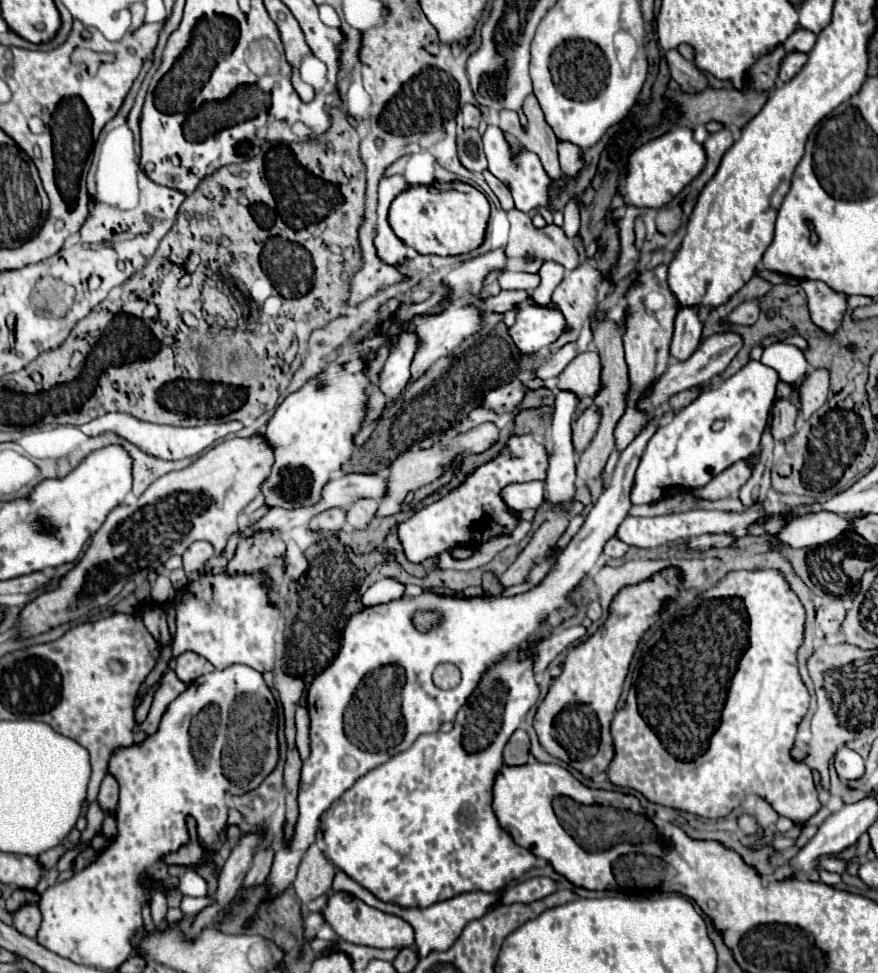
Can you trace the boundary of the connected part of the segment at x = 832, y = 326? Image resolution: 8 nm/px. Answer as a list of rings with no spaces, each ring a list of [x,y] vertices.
[[[801,281],[801,287],[807,293],[811,319],[815,325],[823,327],[827,333],[835,333],[841,325],[843,313],[845,313],[845,295],[833,291],[831,287],[825,287],[821,281]]]

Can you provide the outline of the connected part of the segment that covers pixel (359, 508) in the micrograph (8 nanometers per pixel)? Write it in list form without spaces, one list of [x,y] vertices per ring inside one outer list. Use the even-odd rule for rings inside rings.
[[[357,499],[349,509],[347,509],[347,521],[357,527],[365,527],[373,523],[373,511],[377,509],[375,499]]]

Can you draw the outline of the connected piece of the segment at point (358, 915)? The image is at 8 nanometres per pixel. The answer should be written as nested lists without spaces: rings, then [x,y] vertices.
[[[331,891],[327,909],[323,913],[325,913],[327,923],[333,927],[337,937],[343,941],[349,941],[355,945],[377,947],[377,949],[393,949],[393,947],[405,949],[405,947],[415,945],[415,931],[405,919],[391,915],[391,913],[385,913],[385,911],[379,911],[375,907],[369,907],[367,903],[363,903],[355,895],[349,895],[343,891],[339,891],[339,893]]]

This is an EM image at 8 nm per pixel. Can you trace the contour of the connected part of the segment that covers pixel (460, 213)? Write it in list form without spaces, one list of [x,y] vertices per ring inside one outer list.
[[[435,181],[431,185],[407,187],[393,199],[389,207],[389,225],[393,233],[421,255],[459,255],[477,249],[483,243],[487,221],[487,197],[461,181]]]

